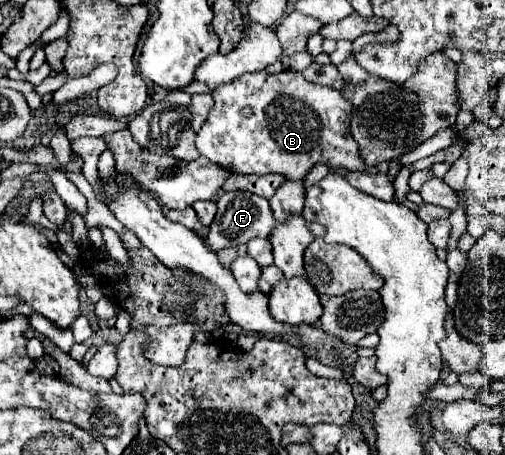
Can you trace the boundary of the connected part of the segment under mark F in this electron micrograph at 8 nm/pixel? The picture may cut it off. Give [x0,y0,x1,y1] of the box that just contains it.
[204,191,276,253]

